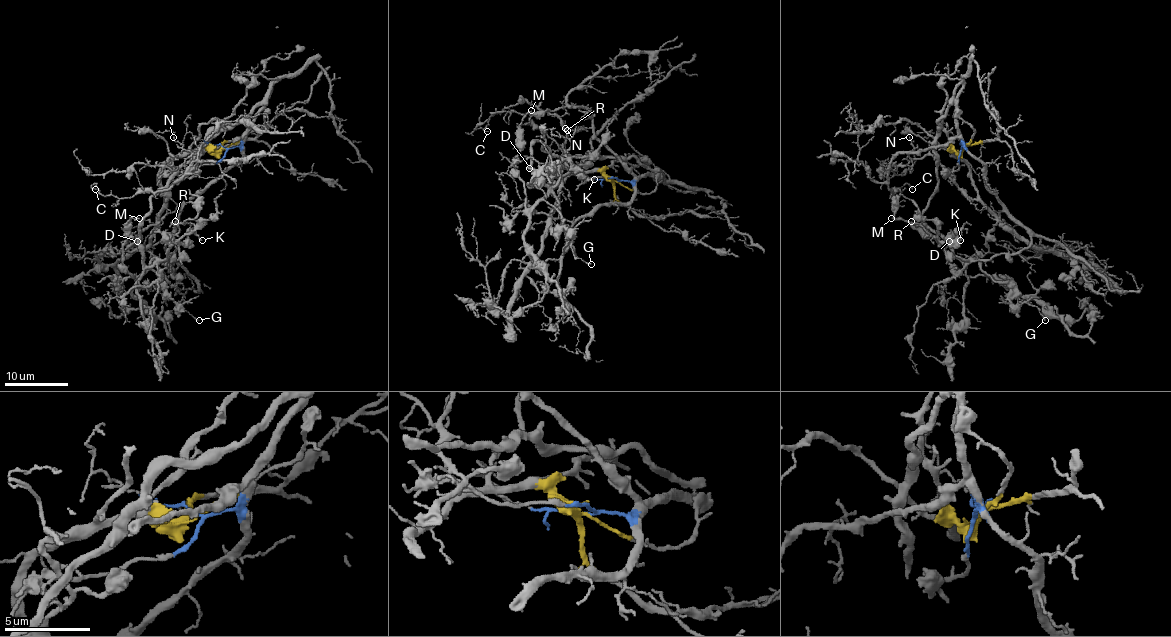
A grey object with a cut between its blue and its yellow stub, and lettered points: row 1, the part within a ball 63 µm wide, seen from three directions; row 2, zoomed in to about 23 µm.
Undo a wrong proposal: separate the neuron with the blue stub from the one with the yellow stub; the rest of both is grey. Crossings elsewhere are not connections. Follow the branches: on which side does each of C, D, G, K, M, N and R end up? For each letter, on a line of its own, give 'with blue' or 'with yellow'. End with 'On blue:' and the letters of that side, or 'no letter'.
C: with blue
D: with blue
G: with blue
K: with blue
M: with blue
N: with blue
R: with blue
On blue: C, D, G, K, M, N, R

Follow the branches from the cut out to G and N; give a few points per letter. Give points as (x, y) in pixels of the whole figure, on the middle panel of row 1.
G: (615, 181), (634, 196), (583, 215), (566, 250), (558, 199), (543, 199), (591, 264)
N: (615, 181), (632, 180), (634, 174), (591, 127), (575, 132), (566, 127)

